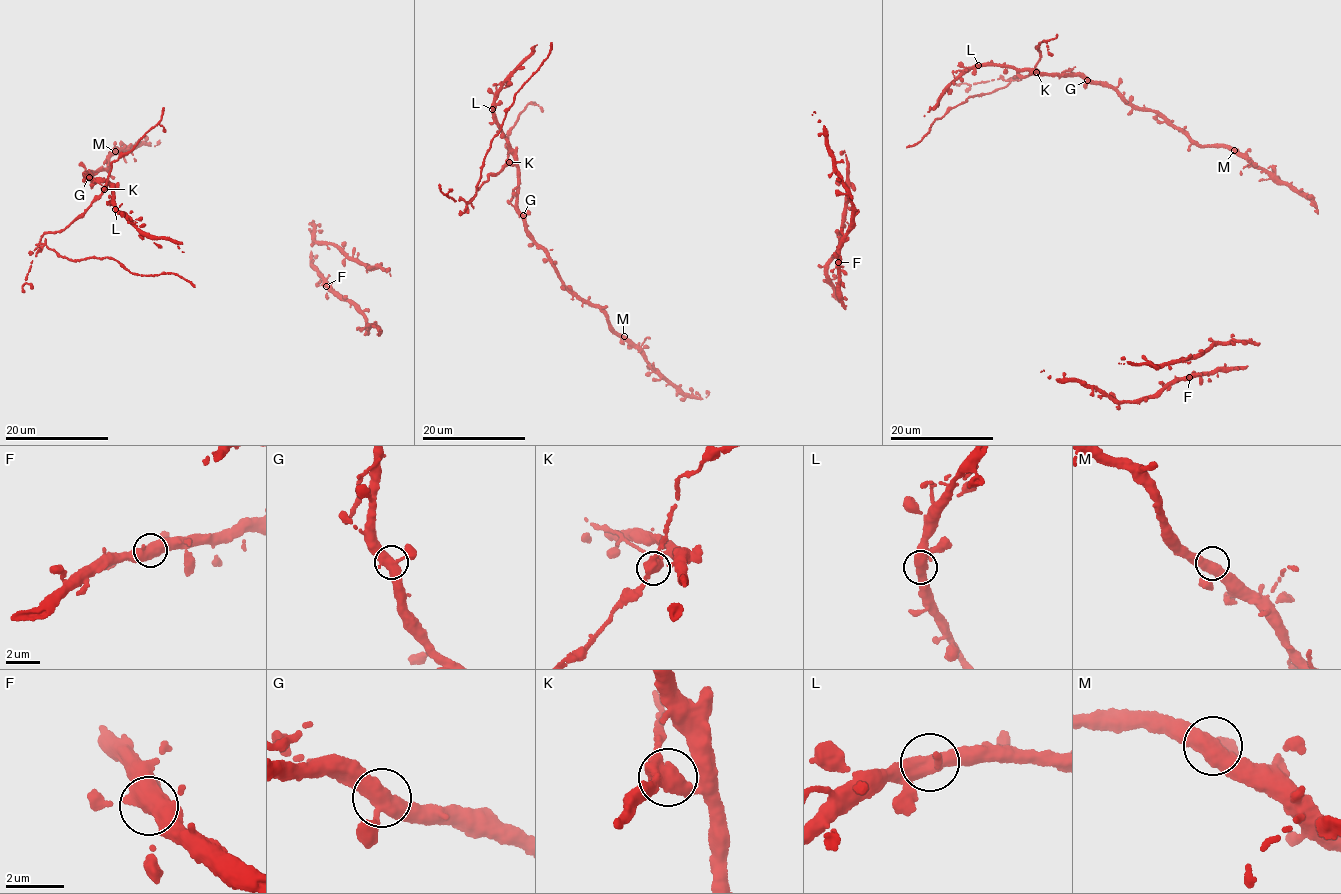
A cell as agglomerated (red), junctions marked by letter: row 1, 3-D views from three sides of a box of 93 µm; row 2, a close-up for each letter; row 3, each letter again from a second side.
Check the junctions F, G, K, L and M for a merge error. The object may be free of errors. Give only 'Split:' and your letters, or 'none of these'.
Split: K

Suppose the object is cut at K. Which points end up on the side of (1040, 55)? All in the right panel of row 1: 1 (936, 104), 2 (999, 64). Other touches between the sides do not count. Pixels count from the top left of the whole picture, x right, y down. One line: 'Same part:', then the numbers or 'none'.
Same part: none

